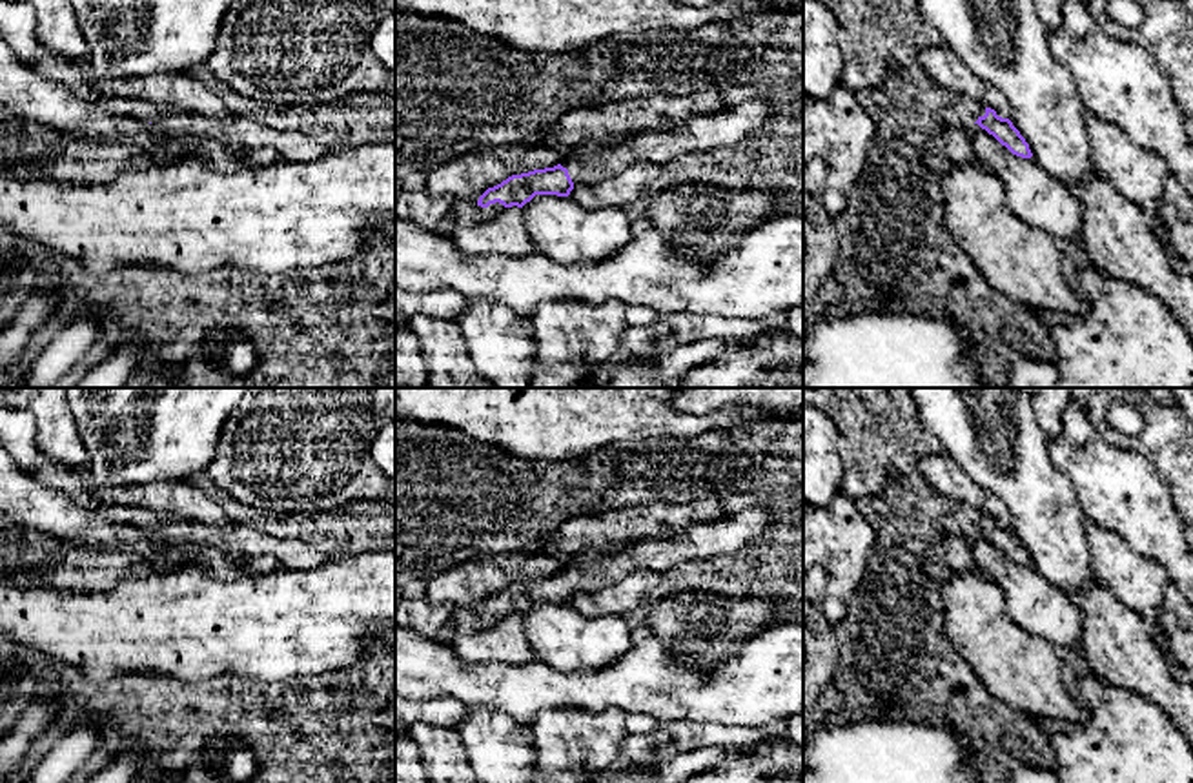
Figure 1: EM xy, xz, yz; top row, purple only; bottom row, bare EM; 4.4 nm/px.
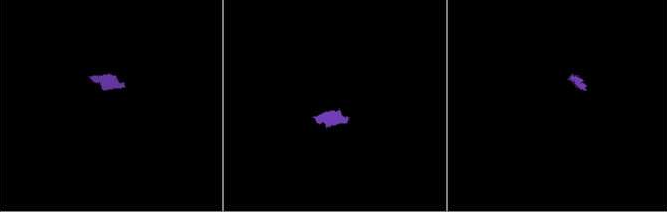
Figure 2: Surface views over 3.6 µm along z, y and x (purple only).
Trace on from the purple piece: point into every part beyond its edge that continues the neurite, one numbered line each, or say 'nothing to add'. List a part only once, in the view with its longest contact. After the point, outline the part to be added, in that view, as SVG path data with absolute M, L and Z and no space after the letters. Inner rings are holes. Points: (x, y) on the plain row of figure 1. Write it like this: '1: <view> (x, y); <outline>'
1: xz (589, 572); M772 503L758 504L734 517L692 524L674 537L641 539L607 552L588 550L566 557L561 574L568 577L574 594L599 592L641 568L661 574L687 561L734 554L778 521L780 510Z
2: xz (463, 621); M457 606L450 621L432 639L443 645L452 645L455 636L488 630L501 619L505 619L505 614L499 610L481 615Z

